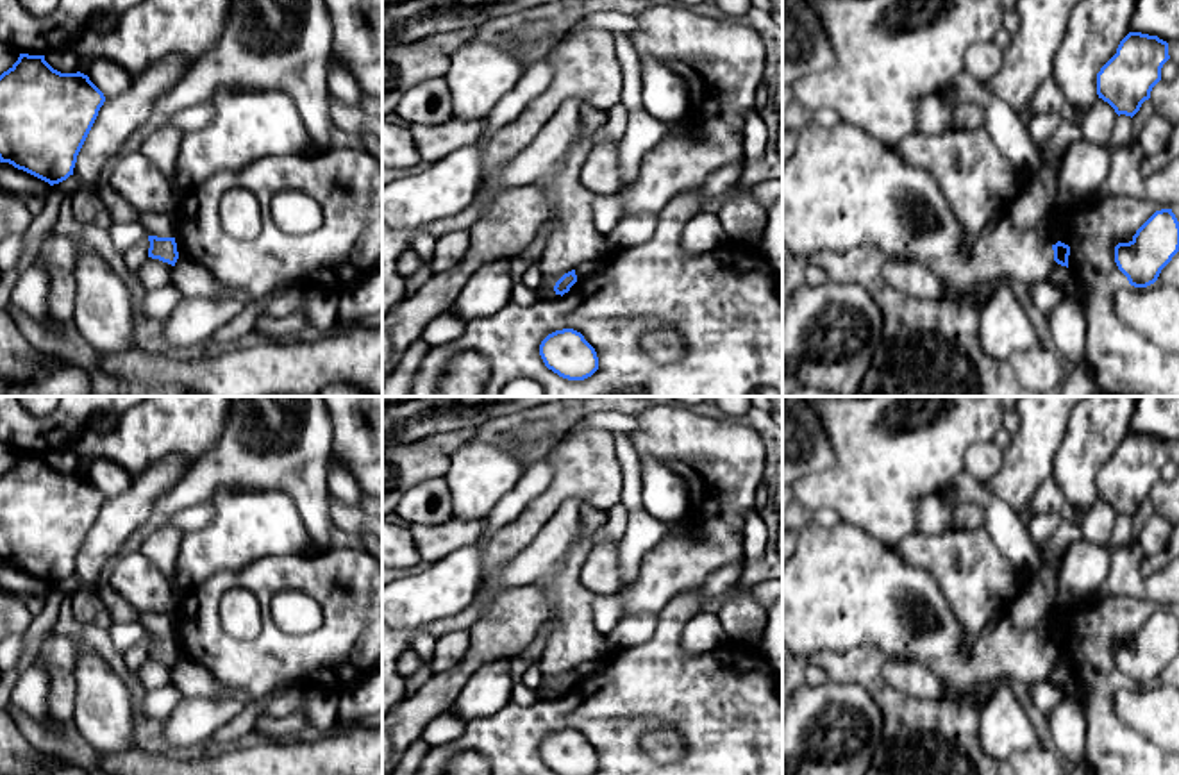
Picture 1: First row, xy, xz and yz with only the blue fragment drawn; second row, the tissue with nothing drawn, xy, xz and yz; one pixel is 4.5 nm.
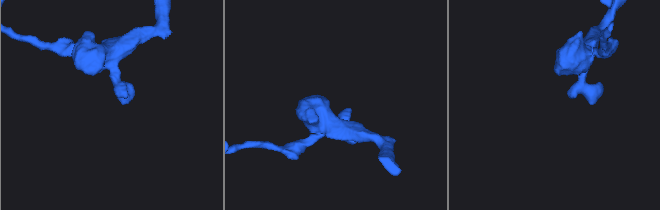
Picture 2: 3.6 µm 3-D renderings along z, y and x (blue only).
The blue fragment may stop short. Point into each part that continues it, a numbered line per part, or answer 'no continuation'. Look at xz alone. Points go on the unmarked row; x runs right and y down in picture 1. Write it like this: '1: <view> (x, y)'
no continuation

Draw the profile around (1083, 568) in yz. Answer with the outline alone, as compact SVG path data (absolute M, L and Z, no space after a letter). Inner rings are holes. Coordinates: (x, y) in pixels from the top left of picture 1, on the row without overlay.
M1086 539L1072 543L1056 564L1058 589L1083 600L1097 595L1111 570L1111 550Z

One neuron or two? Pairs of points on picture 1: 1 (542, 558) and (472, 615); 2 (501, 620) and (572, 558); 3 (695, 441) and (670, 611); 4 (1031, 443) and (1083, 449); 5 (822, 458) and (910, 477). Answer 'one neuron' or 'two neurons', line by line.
1: one neuron
2: two neurons
3: two neurons
4: two neurons
5: two neurons

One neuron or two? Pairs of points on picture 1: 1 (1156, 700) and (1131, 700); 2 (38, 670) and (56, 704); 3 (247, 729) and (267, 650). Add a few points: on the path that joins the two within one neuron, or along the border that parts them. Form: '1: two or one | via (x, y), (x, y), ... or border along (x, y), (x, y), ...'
1: one | via (1151, 700), (1137, 700)
2: two | border along (38, 650), (45, 661), (49, 713), (54, 718)
3: two | border along (290, 684), (281, 684), (252, 700)

